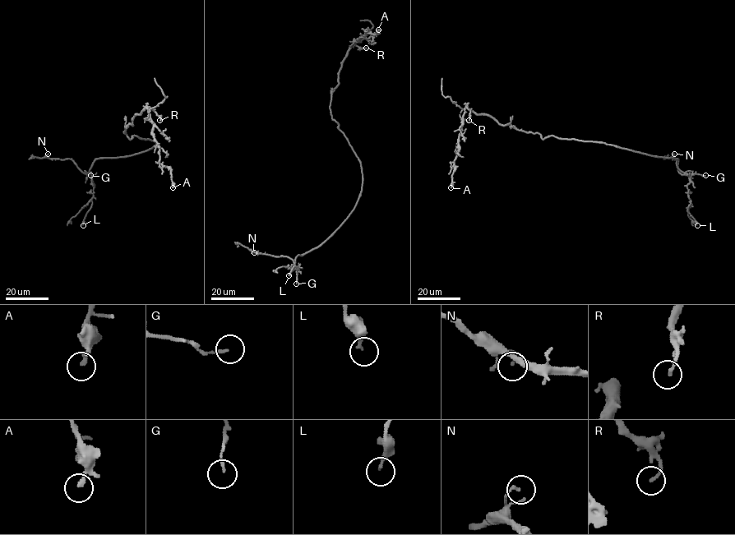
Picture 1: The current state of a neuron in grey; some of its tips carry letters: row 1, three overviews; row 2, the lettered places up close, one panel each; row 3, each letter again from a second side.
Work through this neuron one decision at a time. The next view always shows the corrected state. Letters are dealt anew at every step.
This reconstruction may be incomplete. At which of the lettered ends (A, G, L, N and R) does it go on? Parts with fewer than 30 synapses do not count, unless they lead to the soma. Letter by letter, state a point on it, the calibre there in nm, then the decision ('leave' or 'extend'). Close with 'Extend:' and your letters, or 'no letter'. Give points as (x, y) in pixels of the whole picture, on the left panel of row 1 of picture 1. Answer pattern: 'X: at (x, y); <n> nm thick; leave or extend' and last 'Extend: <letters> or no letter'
A: at (173, 187); 180 nm thick; leave
G: at (90, 175); 120 nm thick; leave
L: at (83, 225); 220 nm thick; leave
N: at (48, 154); 130 nm thick; leave
R: at (159, 120); 150 nm thick; leave
Extend: no letter

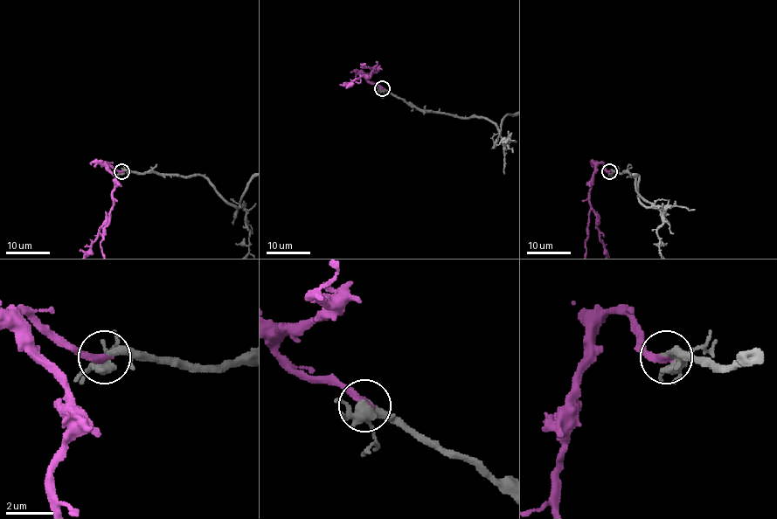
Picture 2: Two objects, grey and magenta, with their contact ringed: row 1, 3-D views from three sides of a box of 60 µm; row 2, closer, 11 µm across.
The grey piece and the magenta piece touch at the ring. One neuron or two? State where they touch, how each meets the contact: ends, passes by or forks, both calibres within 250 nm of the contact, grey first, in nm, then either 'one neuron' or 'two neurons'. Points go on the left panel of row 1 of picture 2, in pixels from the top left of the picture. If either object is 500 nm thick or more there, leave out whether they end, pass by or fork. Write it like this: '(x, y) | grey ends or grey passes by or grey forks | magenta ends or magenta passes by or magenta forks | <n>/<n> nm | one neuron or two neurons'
(121, 171) | grey forks | magenta ends | 360/320 nm | one neuron

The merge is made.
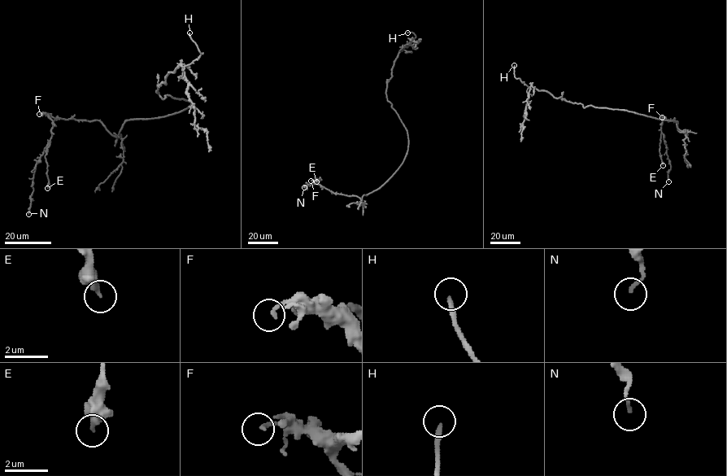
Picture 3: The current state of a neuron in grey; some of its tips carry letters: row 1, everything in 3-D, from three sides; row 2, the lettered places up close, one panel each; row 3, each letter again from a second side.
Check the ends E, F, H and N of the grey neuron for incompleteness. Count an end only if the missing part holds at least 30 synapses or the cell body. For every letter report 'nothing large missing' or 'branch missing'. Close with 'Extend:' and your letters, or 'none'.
E: nothing large missing
F: nothing large missing
H: branch missing
N: nothing large missing
Extend: H

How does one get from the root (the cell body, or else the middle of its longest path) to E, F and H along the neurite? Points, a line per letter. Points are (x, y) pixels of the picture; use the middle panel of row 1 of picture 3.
E: (403, 159), (384, 184), (362, 200), (334, 194), (318, 185), (315, 177), (316, 181)
F: (403, 159), (384, 184), (364, 194), (362, 200), (356, 196), (334, 194), (311, 181)
H: (403, 159), (407, 149), (407, 130), (387, 100), (385, 90), (398, 54), (415, 37), (412, 32), (407, 32)

